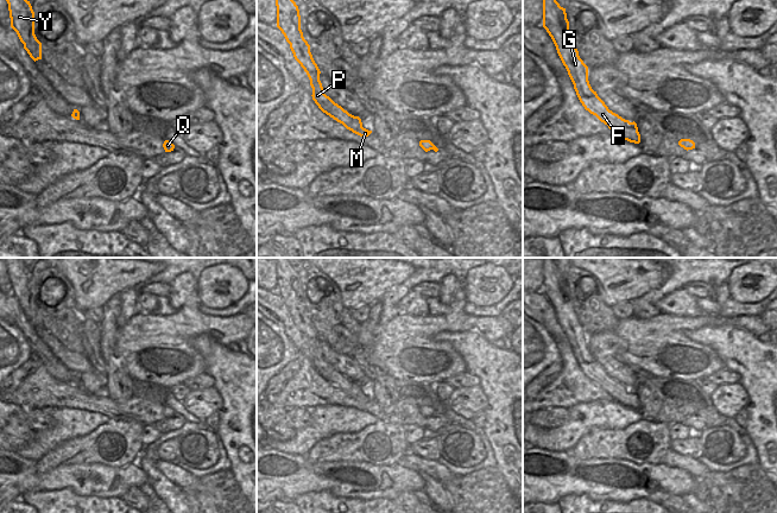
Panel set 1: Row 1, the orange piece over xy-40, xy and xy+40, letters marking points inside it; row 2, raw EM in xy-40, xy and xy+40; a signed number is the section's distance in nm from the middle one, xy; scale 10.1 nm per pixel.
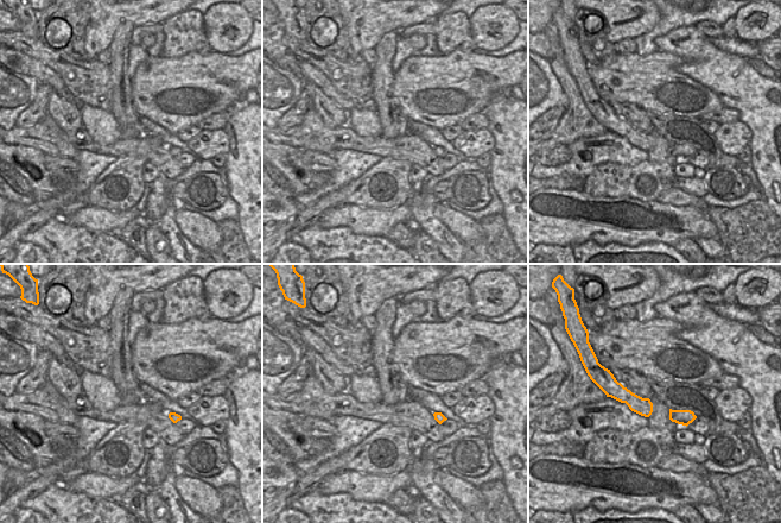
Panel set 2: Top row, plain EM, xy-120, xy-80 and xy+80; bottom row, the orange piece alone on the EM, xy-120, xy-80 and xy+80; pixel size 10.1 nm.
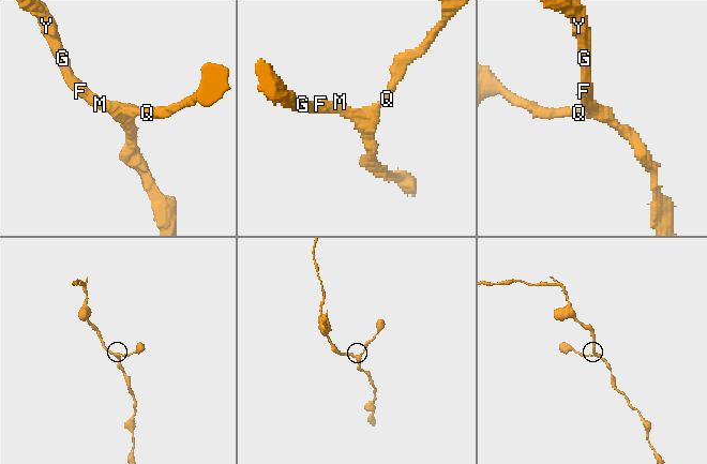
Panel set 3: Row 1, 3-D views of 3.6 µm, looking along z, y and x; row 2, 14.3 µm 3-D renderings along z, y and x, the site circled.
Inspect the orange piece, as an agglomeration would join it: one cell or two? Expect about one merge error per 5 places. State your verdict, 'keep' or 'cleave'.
keep

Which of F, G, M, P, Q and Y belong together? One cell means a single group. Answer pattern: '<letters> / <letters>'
F G M P Q Y

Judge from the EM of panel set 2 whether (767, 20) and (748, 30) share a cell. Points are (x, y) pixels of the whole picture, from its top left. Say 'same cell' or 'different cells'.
same cell

